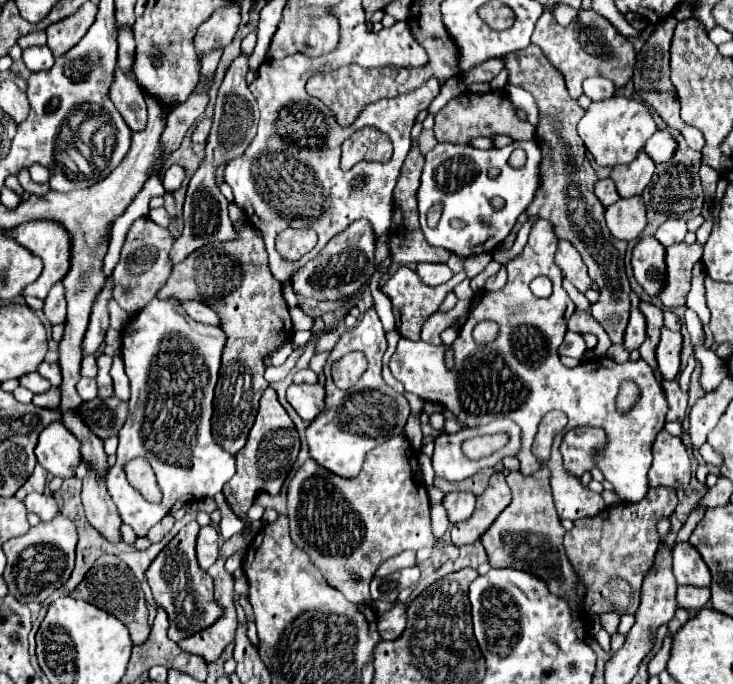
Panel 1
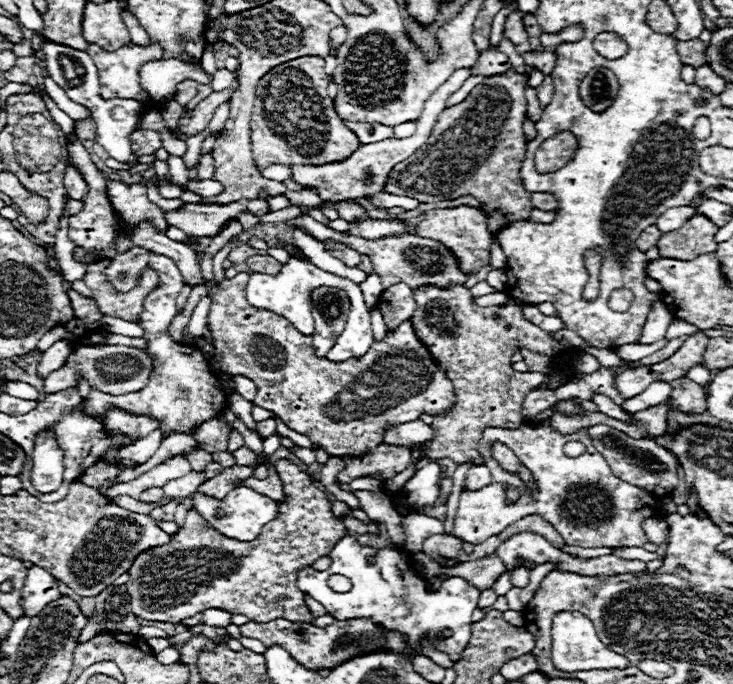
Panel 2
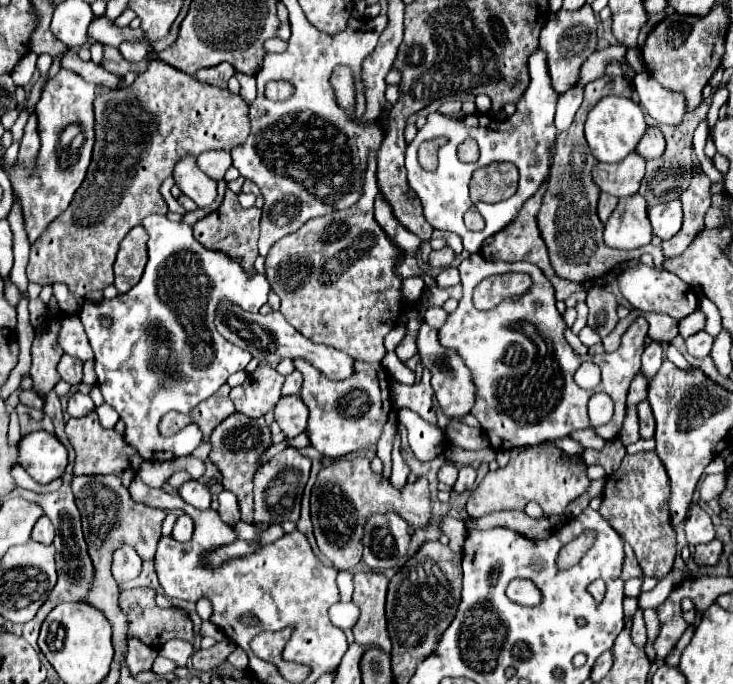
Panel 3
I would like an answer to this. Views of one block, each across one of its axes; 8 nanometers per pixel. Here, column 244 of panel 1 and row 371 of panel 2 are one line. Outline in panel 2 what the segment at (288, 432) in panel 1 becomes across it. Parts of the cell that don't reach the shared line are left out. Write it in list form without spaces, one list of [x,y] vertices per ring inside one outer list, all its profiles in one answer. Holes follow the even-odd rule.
[[[454,286],[448,290],[414,290],[414,300],[418,304],[412,316],[414,332],[418,332],[418,338],[422,344],[426,344],[430,356],[434,356],[434,360],[446,370],[456,394],[456,404],[450,408],[450,412],[432,416],[434,420],[430,428],[434,438],[424,442],[426,448],[420,460],[450,458],[460,464],[474,458],[476,464],[482,464],[476,450],[482,430],[488,426],[518,428],[524,422],[522,402],[526,394],[538,388],[546,378],[544,374],[536,372],[512,372],[512,354],[518,346],[532,352],[556,354],[560,352],[560,342],[526,322],[522,318],[522,304],[516,300],[510,300],[504,306],[480,308],[472,304],[472,294],[464,286]]]

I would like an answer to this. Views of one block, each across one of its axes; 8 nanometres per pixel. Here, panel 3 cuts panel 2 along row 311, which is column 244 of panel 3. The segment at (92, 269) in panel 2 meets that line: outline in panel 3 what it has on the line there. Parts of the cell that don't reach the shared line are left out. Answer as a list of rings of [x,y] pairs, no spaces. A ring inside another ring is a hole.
[[[158,58],[150,60],[146,72],[138,74],[134,84],[122,86],[116,90],[98,92],[94,98],[94,152],[88,174],[74,194],[68,210],[58,216],[46,234],[30,248],[28,262],[28,280],[44,284],[64,282],[74,296],[84,296],[92,290],[104,290],[114,282],[112,264],[116,260],[118,244],[128,234],[130,228],[138,226],[144,216],[166,214],[168,206],[160,194],[160,184],[172,176],[174,166],[184,156],[198,156],[204,150],[226,150],[246,142],[250,136],[250,118],[248,104],[240,94],[232,94],[212,84],[204,84],[194,76],[160,62]]]

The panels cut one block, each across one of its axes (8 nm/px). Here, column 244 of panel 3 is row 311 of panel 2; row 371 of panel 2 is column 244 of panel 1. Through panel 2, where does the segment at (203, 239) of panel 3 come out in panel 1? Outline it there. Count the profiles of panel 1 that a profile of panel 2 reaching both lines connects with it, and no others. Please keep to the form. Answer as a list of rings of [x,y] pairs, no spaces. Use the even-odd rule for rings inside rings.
[[[244,222],[236,230],[236,236],[230,242],[214,242],[194,250],[172,268],[166,286],[158,292],[158,298],[206,302],[222,318],[222,330],[228,334],[228,342],[214,394],[212,436],[230,454],[236,454],[244,446],[258,412],[258,400],[268,388],[262,376],[262,356],[292,334],[288,304],[282,294],[282,284],[268,268],[262,234],[250,222]]]

